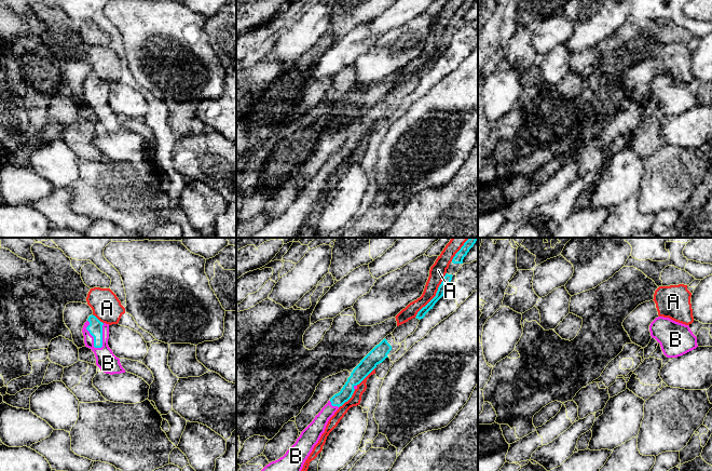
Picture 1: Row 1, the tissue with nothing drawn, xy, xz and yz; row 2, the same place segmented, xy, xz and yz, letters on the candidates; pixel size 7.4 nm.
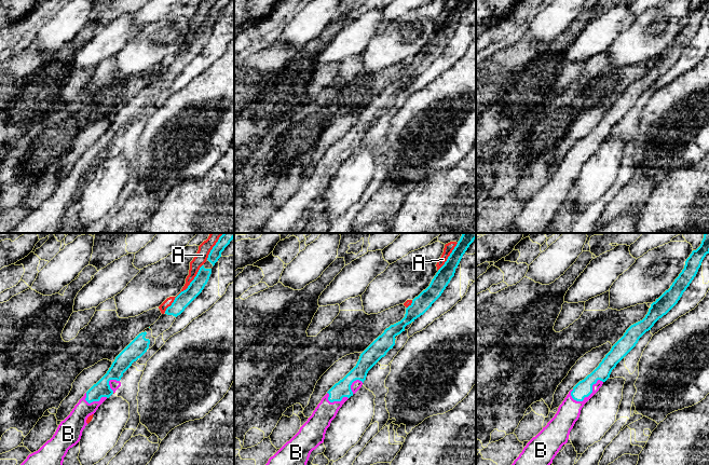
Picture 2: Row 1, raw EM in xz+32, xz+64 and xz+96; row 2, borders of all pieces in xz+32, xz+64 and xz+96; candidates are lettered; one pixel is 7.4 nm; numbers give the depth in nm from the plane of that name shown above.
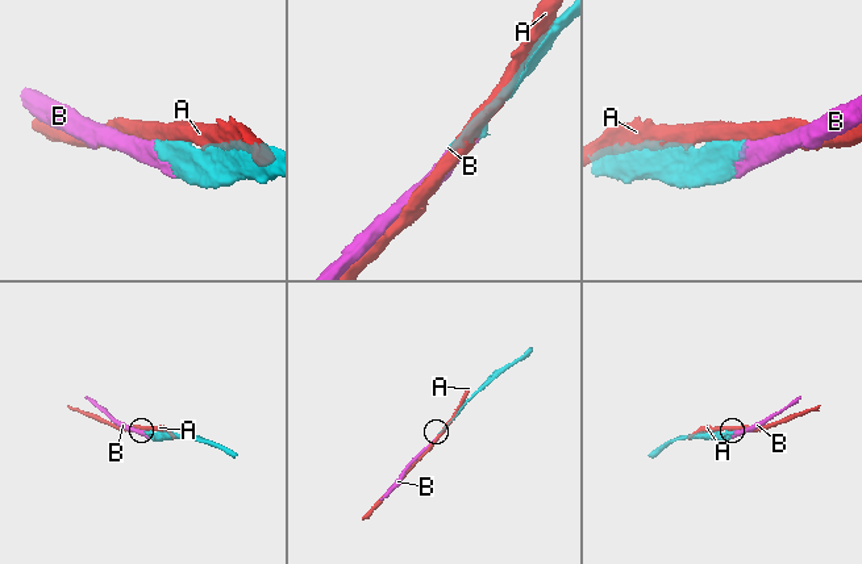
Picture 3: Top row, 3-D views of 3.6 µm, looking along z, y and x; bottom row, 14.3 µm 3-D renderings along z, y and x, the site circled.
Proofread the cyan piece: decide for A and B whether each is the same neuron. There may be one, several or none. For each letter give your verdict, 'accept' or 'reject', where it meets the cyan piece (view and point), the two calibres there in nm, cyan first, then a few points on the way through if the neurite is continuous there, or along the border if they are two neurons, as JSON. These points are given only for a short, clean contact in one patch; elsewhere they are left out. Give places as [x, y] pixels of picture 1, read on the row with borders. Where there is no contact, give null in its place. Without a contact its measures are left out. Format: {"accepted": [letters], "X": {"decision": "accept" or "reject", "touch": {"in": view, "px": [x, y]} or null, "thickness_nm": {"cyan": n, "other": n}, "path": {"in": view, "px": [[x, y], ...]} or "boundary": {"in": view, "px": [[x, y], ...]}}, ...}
{"accepted": ["B"], "A": {"decision": "reject", "touch": {"in": "xz", "px": [436, 295]}, "thickness_nm": {"cyan": 70, "other": 120}}, "B": {"decision": "accept", "touch": {"in": "xy", "px": [92, 335]}, "thickness_nm": {"cyan": 110, "other": 150}}}

